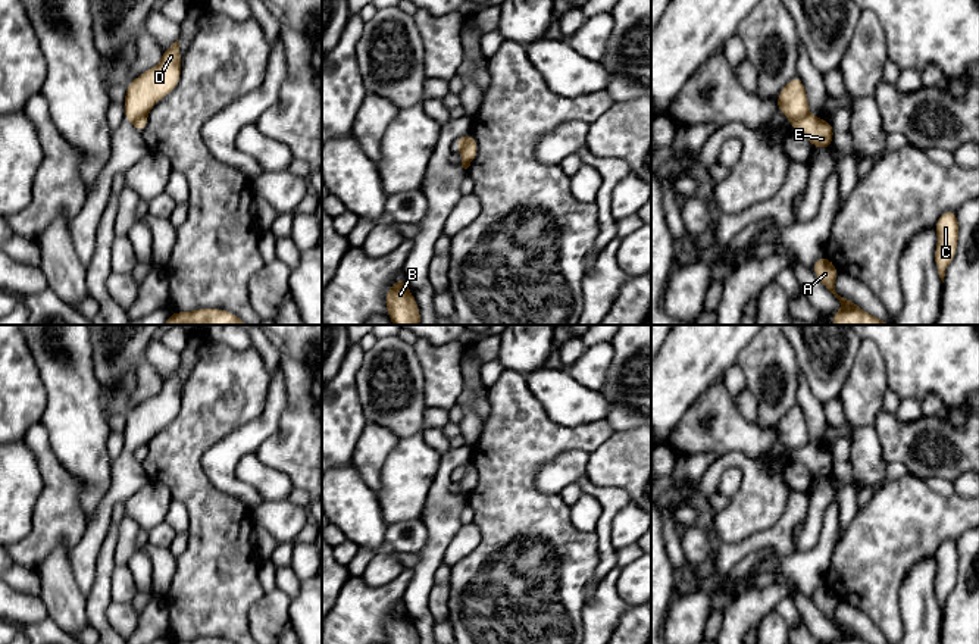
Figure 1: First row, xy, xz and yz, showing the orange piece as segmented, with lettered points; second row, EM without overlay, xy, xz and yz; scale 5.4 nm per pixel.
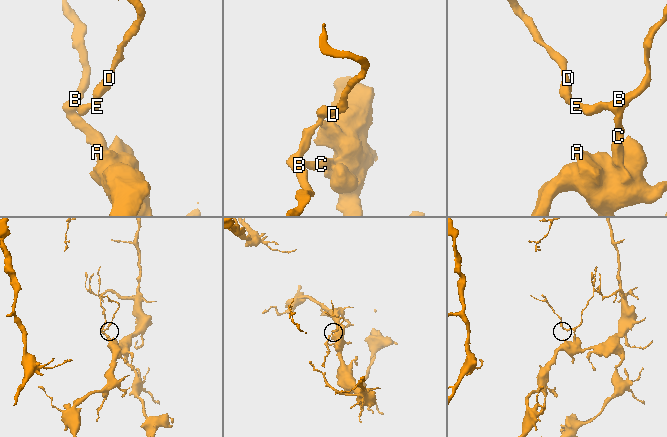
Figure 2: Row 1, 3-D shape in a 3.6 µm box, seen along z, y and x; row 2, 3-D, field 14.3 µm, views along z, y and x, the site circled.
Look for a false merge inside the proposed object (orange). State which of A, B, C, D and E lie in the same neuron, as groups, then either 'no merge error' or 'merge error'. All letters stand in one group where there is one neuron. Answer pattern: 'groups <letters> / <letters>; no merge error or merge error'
groups A B C E / D; merge error

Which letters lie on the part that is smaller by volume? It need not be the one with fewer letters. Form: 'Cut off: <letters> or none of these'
Cut off: D

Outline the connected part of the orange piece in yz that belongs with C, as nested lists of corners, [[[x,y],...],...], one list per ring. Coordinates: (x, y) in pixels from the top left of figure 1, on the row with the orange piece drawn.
[[[945,210],[933,225],[938,234],[935,248],[935,266],[939,278],[944,282],[945,271],[953,262],[958,241],[958,219],[955,210]]]

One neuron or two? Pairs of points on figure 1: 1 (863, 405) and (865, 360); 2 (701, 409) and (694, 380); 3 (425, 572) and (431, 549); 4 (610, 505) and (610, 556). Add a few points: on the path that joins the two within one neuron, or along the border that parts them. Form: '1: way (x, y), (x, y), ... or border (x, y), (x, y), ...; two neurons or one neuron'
1: way (863, 394), (865, 371); one neuron
2: border (716, 377), (678, 424); two neurons
3: way (427, 566), (431, 555); one neuron
4: way (606, 518), (604, 543); one neuron

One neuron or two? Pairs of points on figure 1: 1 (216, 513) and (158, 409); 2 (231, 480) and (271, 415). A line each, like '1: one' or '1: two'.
1: two
2: one

